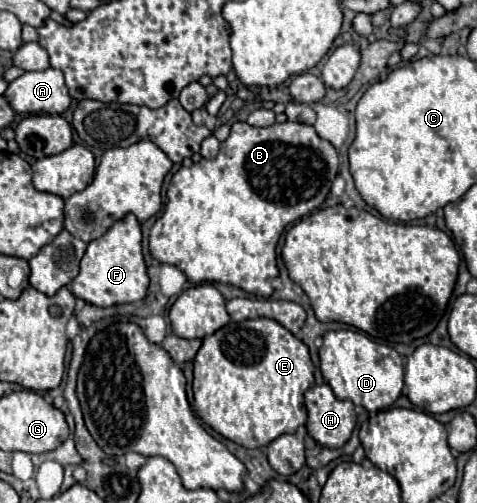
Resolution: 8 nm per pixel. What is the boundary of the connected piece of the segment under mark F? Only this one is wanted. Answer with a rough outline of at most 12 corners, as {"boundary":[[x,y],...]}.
{"boundary":[[131,213],[87,245],[69,285],[97,307],[139,301],[149,287]]}

